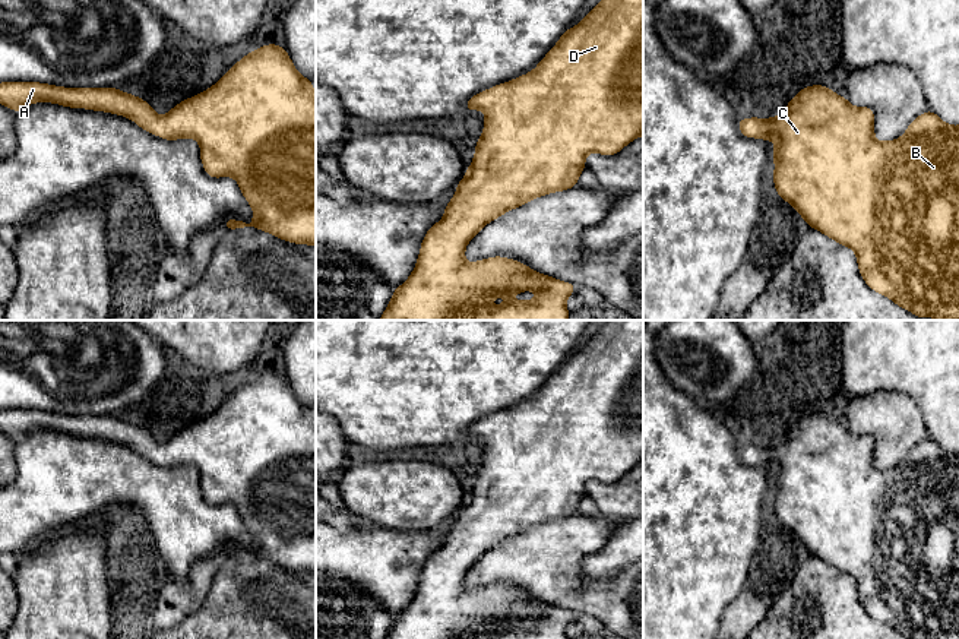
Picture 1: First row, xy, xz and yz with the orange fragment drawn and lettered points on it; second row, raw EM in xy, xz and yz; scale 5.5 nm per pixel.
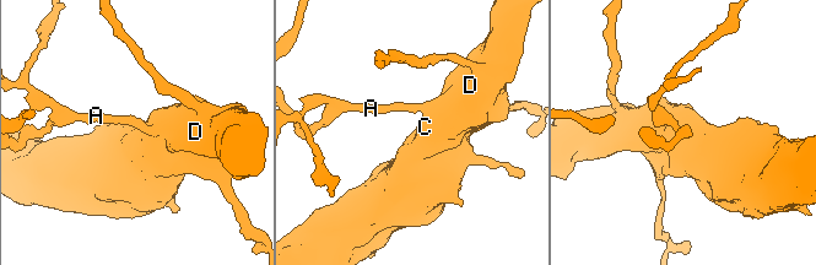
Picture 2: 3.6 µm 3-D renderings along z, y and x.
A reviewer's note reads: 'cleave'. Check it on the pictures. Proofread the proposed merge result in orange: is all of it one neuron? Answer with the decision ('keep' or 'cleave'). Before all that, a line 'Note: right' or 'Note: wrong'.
Note: wrong
keep

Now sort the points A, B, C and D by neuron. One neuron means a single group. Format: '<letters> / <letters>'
A B C D

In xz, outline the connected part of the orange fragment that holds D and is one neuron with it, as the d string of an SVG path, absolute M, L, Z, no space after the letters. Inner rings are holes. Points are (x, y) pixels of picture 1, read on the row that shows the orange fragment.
M601 0L579 25L560 37L532 72L478 92L465 102L465 110L482 110L485 114L472 164L444 206L443 219L424 235L412 273L393 290L379 320L569 320L566 300L576 292L576 285L501 256L466 263L465 247L482 227L503 213L539 196L576 187L588 154L611 156L643 136L643 0ZM529 290L538 297L531 301L512 300L515 292ZM497 295L504 295L507 301L491 307Z

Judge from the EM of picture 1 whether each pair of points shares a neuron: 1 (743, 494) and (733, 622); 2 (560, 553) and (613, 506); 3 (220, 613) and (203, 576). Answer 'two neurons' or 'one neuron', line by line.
1: two neurons
2: two neurons
3: two neurons

